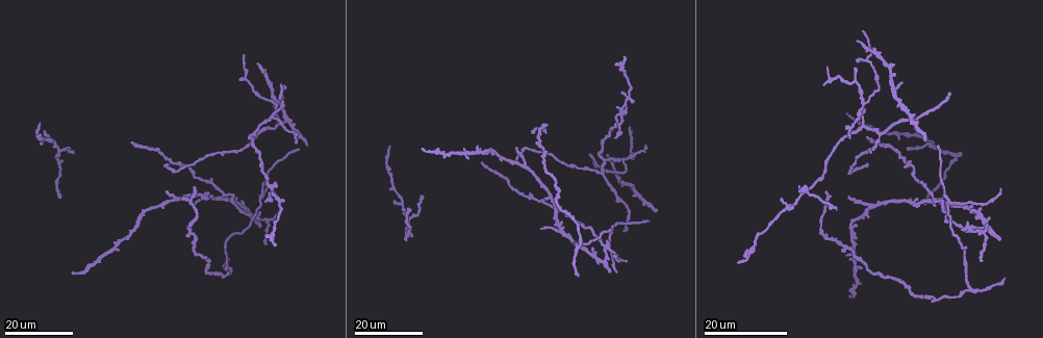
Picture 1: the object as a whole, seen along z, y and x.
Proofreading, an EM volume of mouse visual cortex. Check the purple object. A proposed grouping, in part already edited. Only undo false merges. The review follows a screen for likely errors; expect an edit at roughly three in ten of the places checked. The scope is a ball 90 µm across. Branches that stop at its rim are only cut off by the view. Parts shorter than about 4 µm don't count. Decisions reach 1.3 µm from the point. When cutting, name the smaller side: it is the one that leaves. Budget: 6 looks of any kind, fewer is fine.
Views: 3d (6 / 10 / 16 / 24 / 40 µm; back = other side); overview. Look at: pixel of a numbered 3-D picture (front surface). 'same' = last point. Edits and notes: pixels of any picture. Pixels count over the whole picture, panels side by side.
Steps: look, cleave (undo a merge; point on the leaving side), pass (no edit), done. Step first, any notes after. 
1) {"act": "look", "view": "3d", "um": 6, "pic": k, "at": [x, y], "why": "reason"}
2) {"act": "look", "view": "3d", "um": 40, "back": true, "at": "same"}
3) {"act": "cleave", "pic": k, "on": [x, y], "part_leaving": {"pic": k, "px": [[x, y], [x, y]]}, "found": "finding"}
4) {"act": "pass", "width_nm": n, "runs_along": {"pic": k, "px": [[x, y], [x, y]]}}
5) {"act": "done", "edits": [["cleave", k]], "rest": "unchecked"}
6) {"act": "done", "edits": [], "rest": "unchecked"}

{"act": "look", "view": "3d", "um": 24, "pic": 1, "at": [863, 126]}

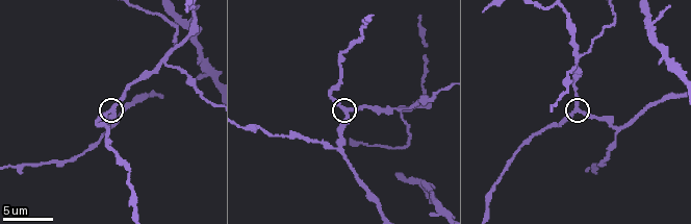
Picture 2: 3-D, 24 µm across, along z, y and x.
{"act": "look", "view": "3d", "um": 10, "pic": 2, "at": [344, 110], "why": "zoom in"}

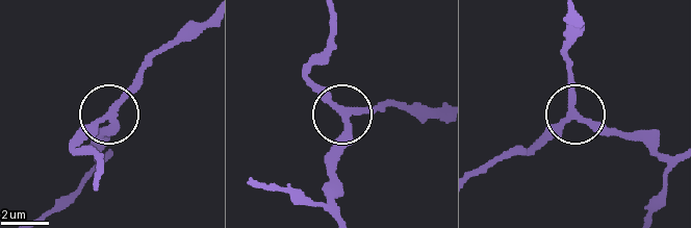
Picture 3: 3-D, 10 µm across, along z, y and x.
{"act": "pass", "side_arm_um": 35, "runs_along": {"pic": 3, "px": [[649, 212], [663, 160], [580, 117], [568, 66]]}, "found": "one neuron here"}

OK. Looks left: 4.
{"act": "look", "view": "3d", "um": 24, "pic": 1, "at": [969, 290], "why": "side arm on a straight run"}

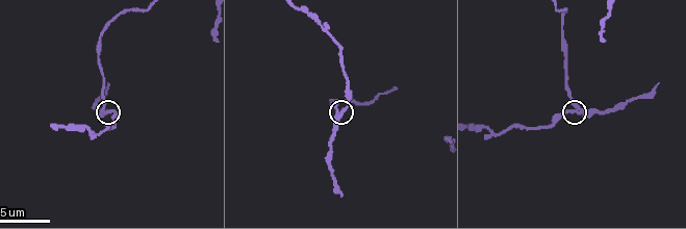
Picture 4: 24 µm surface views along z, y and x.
{"act": "look", "view": "3d", "um": 6, "pic": 4, "at": [341, 116], "why": "closer look"}

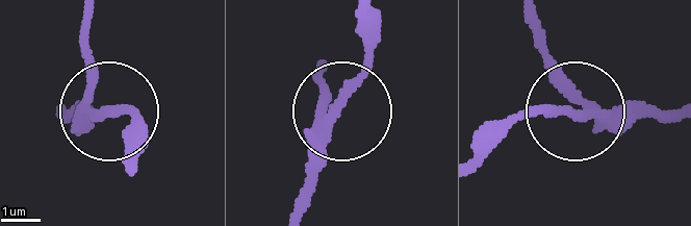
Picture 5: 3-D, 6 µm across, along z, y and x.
{"act": "cleave", "pic": 5, "on": [92, 66], "width_nm": 220, "part_leaving": {"pic": 5, "px": [[79, 105], [90, 19]]}, "found": "two neurons meet here"}

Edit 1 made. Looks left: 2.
{"act": "done", "edits": [["cleave", 5]], "rest": "unchecked"}

